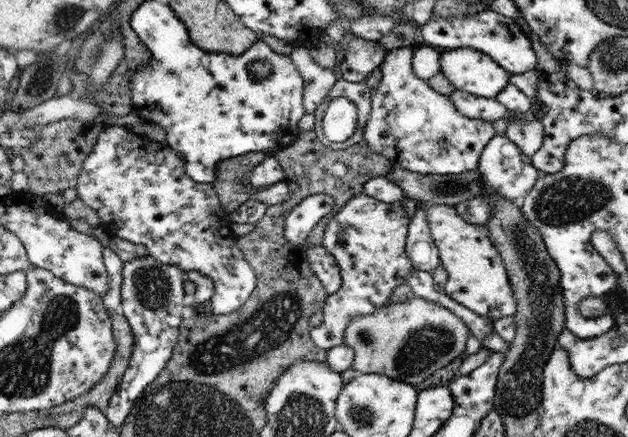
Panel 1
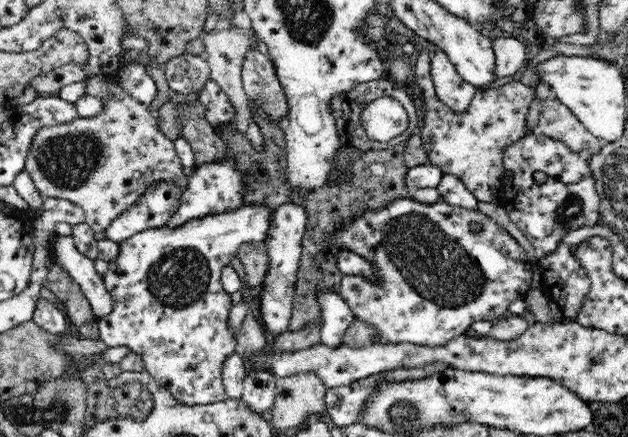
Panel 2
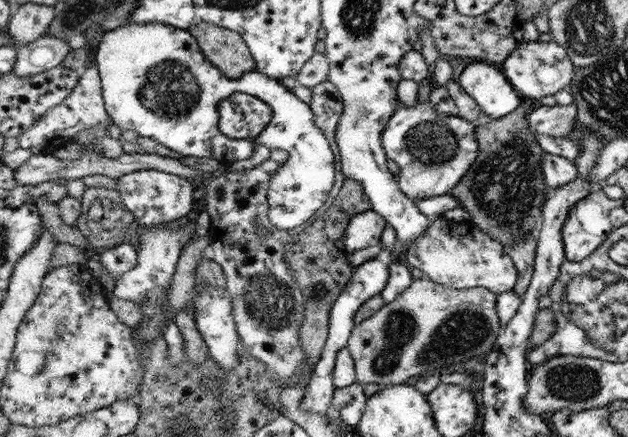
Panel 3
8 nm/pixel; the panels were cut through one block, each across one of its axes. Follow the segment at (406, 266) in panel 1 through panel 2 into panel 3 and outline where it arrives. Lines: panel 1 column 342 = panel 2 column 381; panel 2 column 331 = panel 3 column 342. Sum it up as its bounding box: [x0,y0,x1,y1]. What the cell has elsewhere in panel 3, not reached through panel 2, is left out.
[342,209,386,253]

